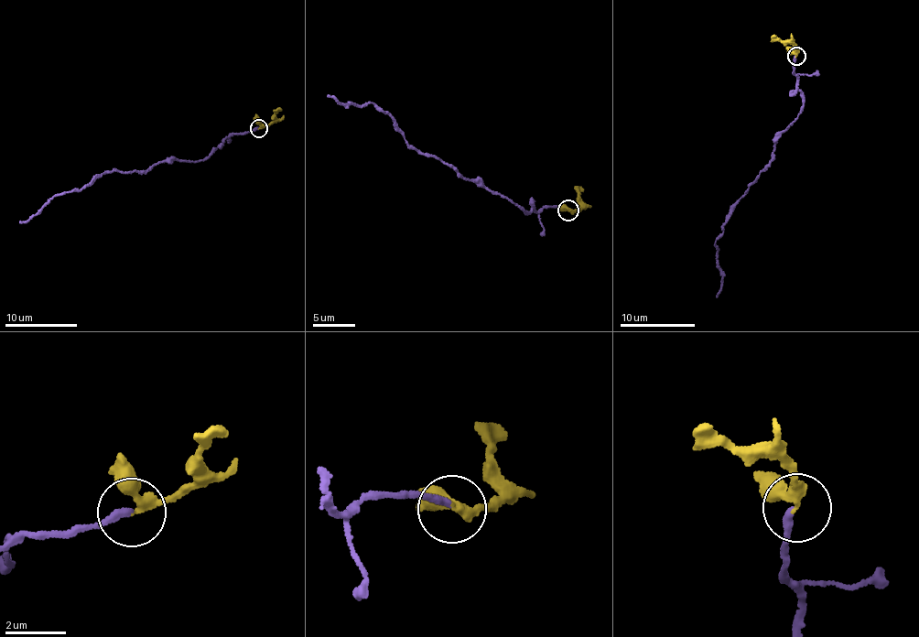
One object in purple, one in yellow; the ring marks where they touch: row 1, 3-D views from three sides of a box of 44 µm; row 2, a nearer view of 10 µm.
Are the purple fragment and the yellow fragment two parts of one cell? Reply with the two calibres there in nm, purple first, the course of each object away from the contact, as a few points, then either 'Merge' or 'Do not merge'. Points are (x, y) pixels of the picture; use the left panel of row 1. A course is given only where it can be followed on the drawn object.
Thickness 240 nm (purple) against 260 nm. Course of purple: (259, 127), (232, 134), (203, 159), (160, 161), (132, 171), (108, 170), (79, 189), (57, 195), (19, 221). Course of yellow: (259, 127), (266, 126), (274, 119), (277, 107). Merge

